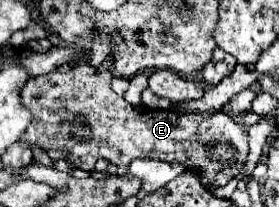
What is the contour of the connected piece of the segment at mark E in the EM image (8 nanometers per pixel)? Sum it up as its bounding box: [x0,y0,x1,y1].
[20,64,248,186]

